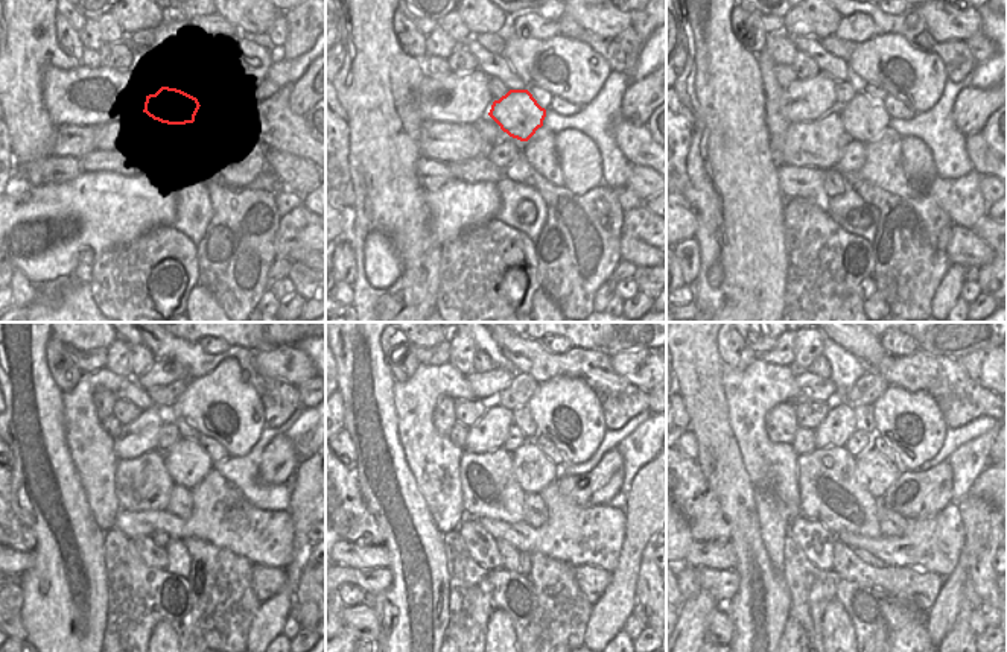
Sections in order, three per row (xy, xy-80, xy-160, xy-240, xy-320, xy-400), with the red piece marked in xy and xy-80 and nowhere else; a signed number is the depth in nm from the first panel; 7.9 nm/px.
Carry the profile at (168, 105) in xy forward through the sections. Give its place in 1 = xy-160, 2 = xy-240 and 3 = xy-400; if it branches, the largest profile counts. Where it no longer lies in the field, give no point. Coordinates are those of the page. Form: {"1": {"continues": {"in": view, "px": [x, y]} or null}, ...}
{"1": {"continues": {"in": "xy-160", "px": [864, 119]}}, "2": {"continues": {"in": "xy-240", "px": [187, 464]}}, "3": {"continues": {"in": "xy-400", "px": [875, 471]}}}

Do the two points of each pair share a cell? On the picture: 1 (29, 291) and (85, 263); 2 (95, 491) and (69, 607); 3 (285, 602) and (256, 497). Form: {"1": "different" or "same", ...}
{"1": "same", "2": "different", "3": "different"}

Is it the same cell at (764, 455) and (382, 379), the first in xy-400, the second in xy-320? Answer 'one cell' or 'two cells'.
two cells

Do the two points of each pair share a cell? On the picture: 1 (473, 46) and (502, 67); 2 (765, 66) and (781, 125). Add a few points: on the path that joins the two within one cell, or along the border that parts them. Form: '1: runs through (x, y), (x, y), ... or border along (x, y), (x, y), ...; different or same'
1: runs through (481, 53), (495, 66); same
2: runs through (768, 81), (771, 85), (773, 110); same

